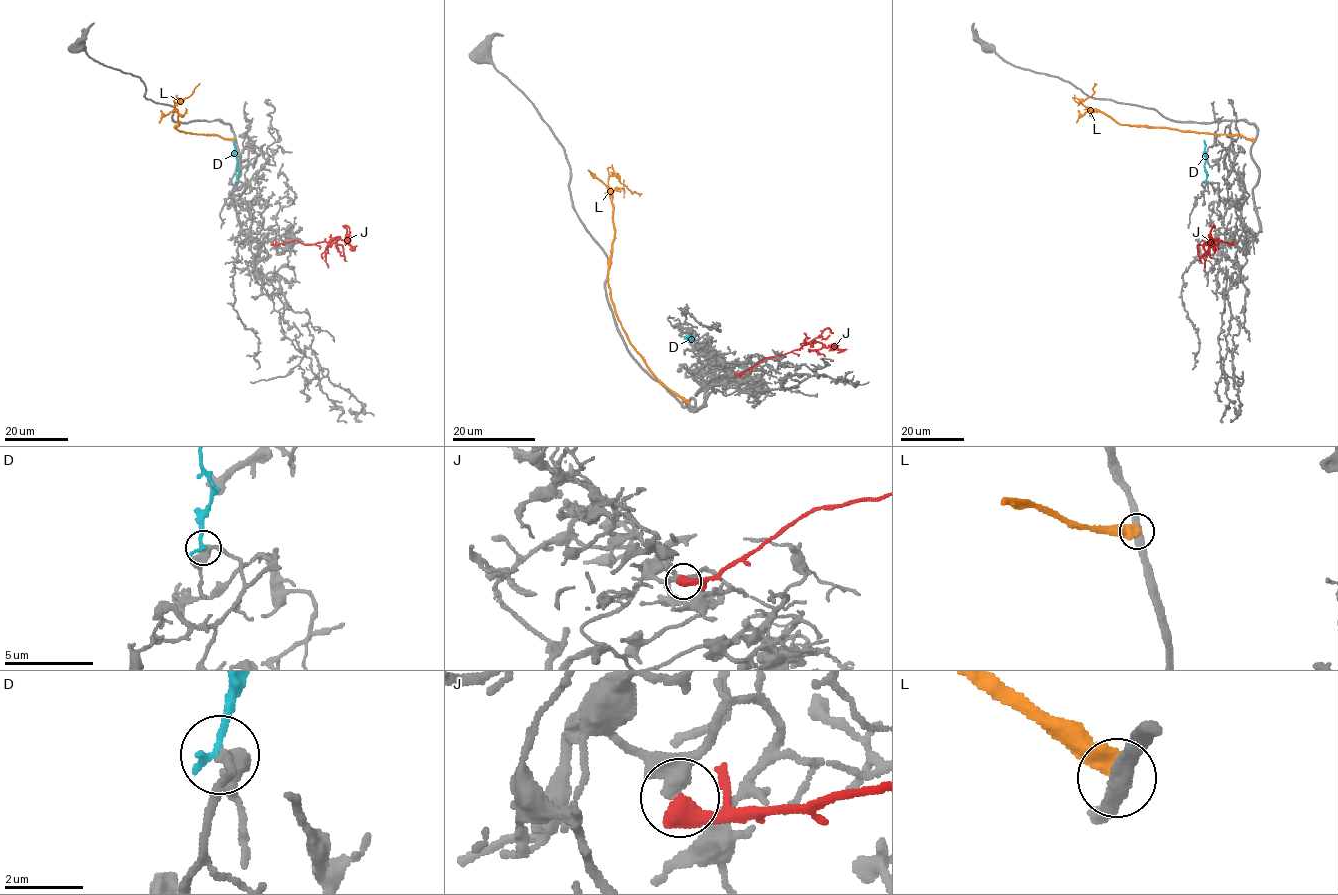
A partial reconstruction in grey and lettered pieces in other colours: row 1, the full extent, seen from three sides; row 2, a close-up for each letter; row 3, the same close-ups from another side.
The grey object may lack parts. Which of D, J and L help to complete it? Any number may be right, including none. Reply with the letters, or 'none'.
D

